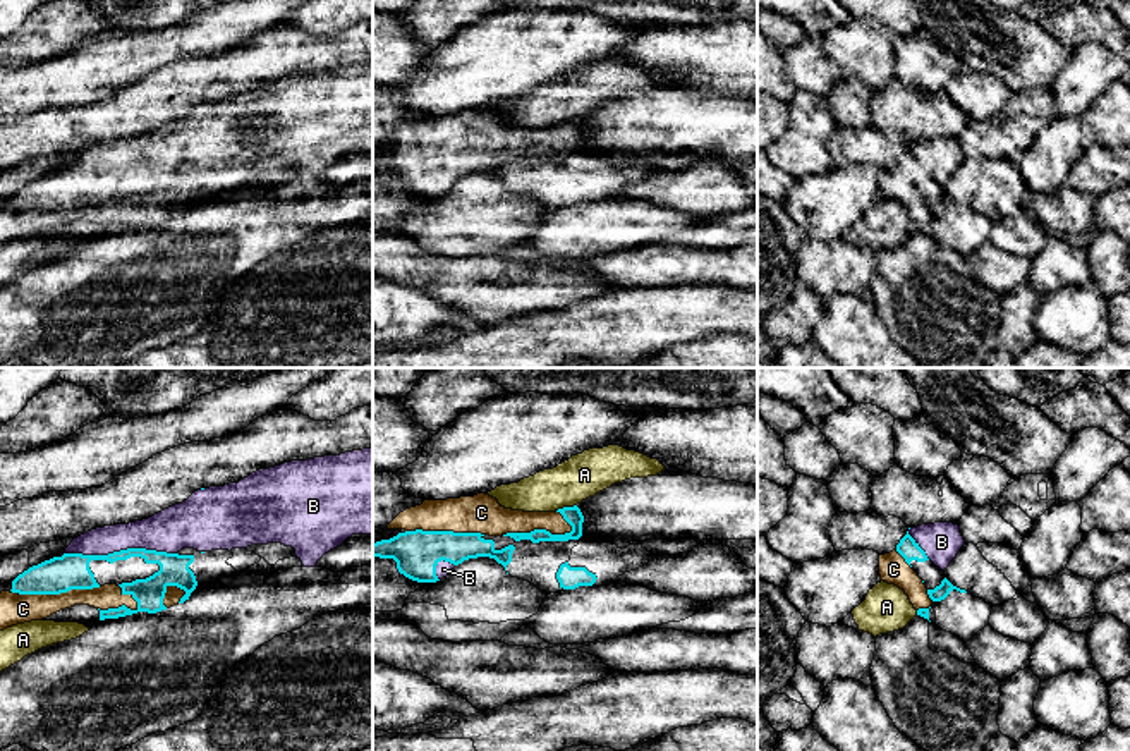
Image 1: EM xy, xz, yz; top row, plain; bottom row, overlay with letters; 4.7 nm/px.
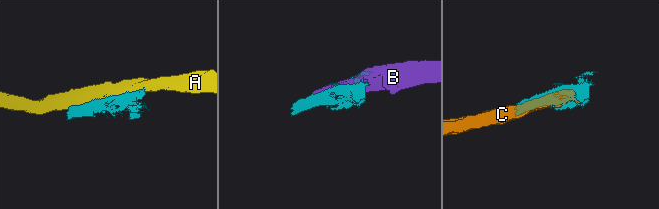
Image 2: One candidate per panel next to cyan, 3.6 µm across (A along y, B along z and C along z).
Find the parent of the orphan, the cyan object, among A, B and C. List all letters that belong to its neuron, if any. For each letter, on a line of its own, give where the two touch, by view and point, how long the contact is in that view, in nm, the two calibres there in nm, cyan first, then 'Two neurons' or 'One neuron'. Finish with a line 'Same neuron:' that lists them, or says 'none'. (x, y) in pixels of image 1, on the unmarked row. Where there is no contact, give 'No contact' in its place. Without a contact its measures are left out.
A: Touches cyan at xz (565, 122). Shared border 100 nm. Thickness 80 nm (cyan) against 200 nm. Two neurons
B: Touches cyan at xy (117, 167). Shared border 550 nm. Thickness 170 nm (cyan) against 190 nm. One neuron
C: Touches cyan at xz (538, 145). Shared border 340 nm. Thickness 80 nm (cyan) against 170 nm. One neuron
Same neuron: B, C

